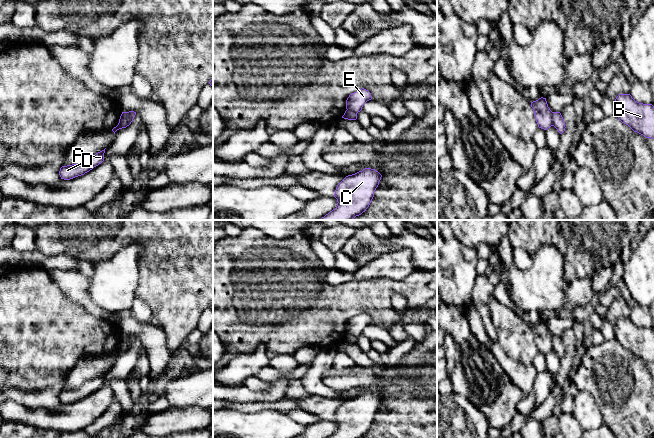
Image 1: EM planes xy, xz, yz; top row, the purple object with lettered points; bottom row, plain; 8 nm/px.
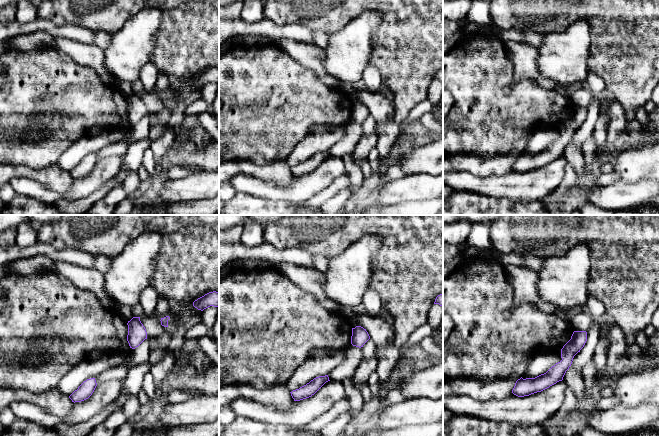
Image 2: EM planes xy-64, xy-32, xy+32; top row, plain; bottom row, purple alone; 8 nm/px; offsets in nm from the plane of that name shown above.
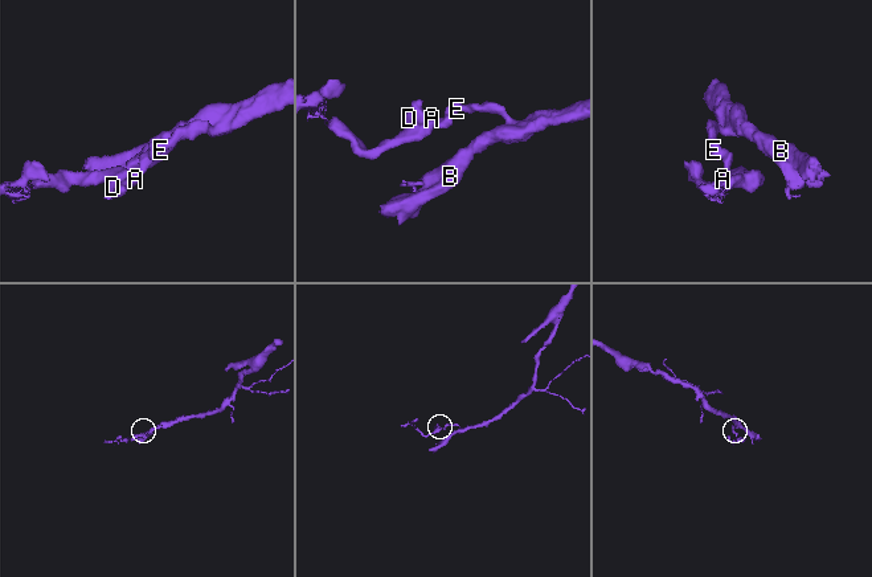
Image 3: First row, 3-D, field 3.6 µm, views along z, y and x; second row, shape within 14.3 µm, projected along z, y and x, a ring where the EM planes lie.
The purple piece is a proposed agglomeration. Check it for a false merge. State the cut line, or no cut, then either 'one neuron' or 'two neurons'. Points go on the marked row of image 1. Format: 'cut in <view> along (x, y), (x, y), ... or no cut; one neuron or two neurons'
cut in yz along (553, 112), (552, 125); two neurons

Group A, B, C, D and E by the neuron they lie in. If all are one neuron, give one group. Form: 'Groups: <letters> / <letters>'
Groups: A D / B C E

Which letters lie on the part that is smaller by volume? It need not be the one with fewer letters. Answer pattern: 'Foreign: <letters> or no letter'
Foreign: A, D

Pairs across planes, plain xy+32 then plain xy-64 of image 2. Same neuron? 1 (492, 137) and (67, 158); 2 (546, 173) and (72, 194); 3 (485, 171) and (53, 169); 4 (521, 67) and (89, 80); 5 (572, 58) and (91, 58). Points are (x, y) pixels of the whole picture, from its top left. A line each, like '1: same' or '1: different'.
1: different
2: same
3: same
4: different
5: different

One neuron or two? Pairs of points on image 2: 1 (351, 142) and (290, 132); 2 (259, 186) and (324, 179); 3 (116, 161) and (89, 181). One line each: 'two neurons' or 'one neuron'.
1: two neurons
2: one neuron
3: one neuron

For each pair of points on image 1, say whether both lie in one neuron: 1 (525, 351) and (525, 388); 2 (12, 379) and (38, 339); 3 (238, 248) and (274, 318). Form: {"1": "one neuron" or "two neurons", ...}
{"1": "two neurons", "2": "one neuron", "3": "one neuron"}

